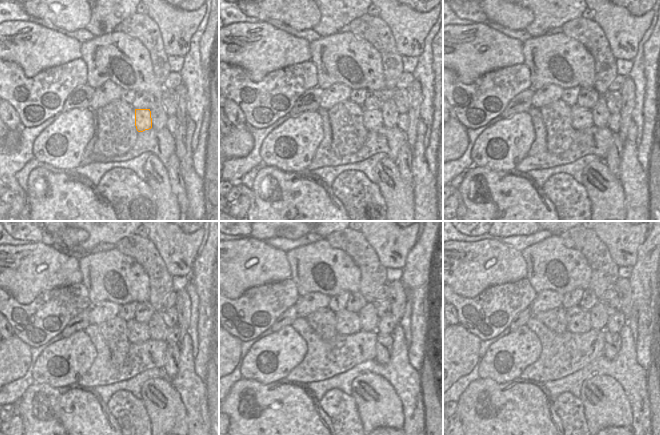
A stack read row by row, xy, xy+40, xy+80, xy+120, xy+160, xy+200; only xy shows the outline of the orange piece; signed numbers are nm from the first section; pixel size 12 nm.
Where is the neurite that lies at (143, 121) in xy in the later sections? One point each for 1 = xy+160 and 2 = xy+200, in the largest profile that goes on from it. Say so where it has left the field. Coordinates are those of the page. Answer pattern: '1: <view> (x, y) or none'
1: xy+160 (354, 319)
2: xy+200 (578, 319)

